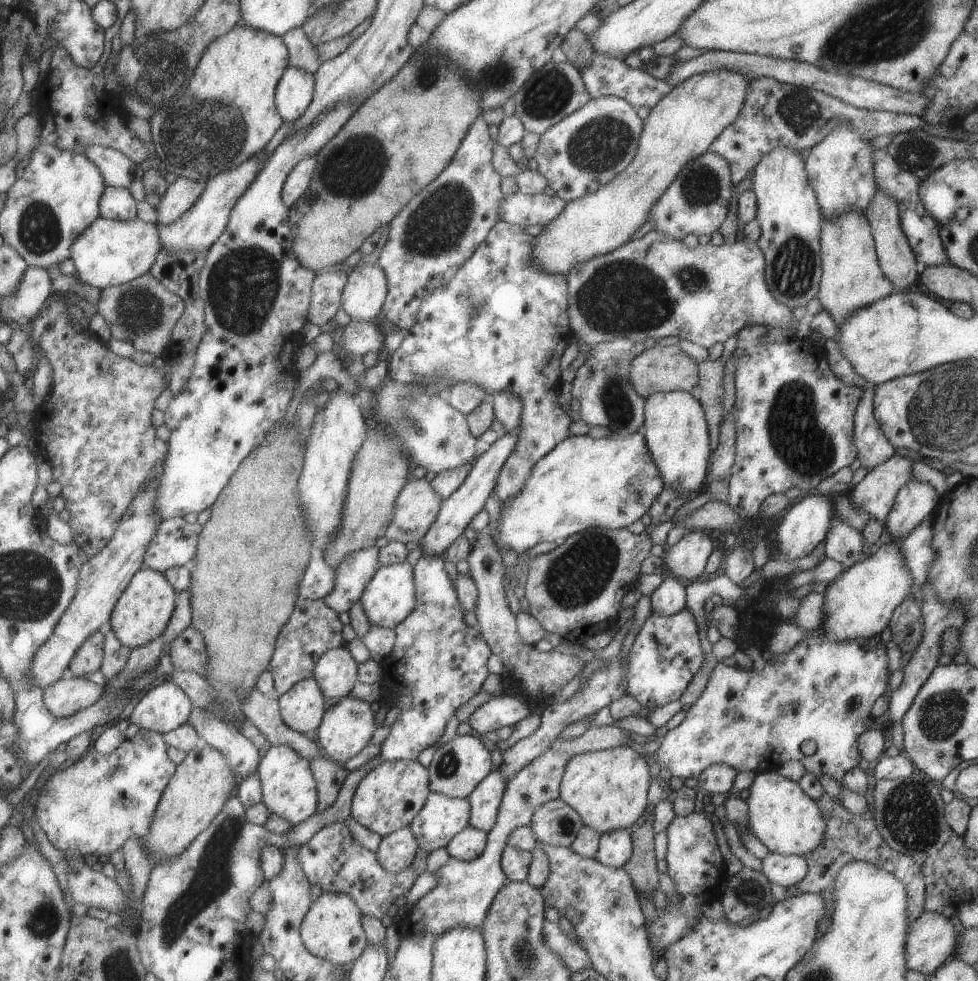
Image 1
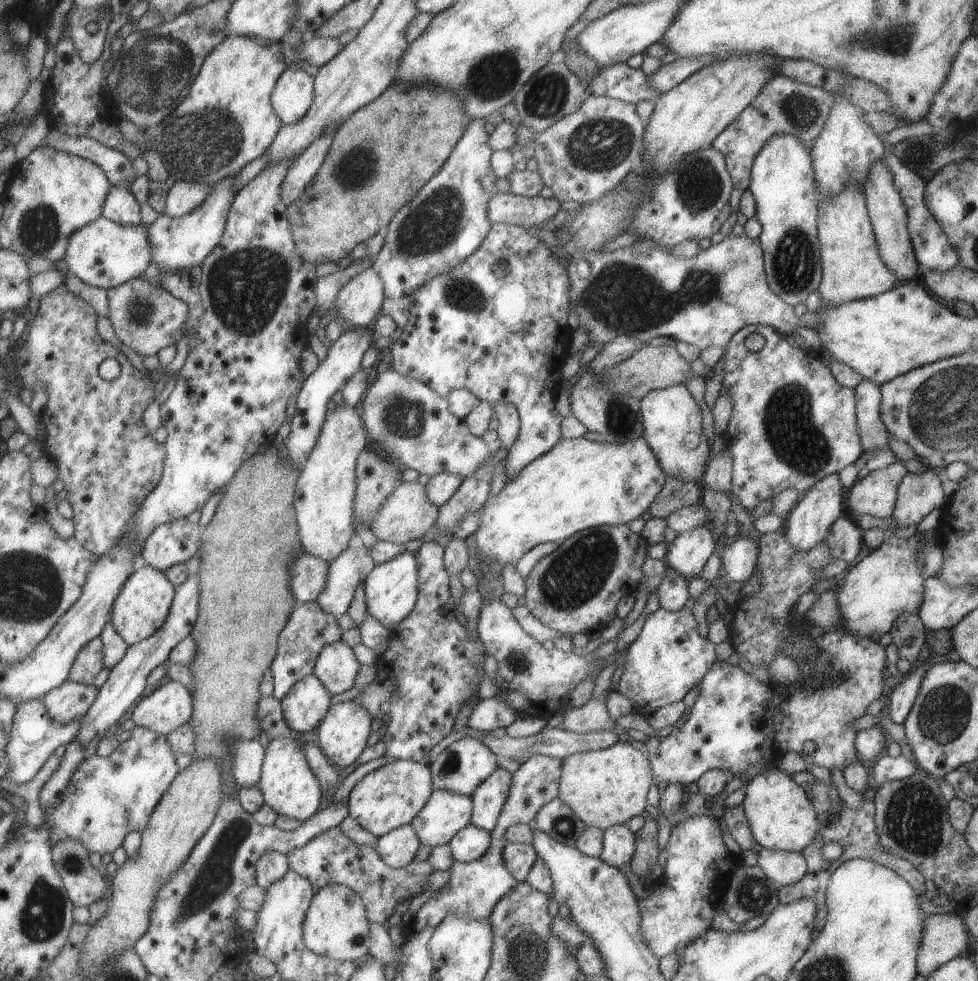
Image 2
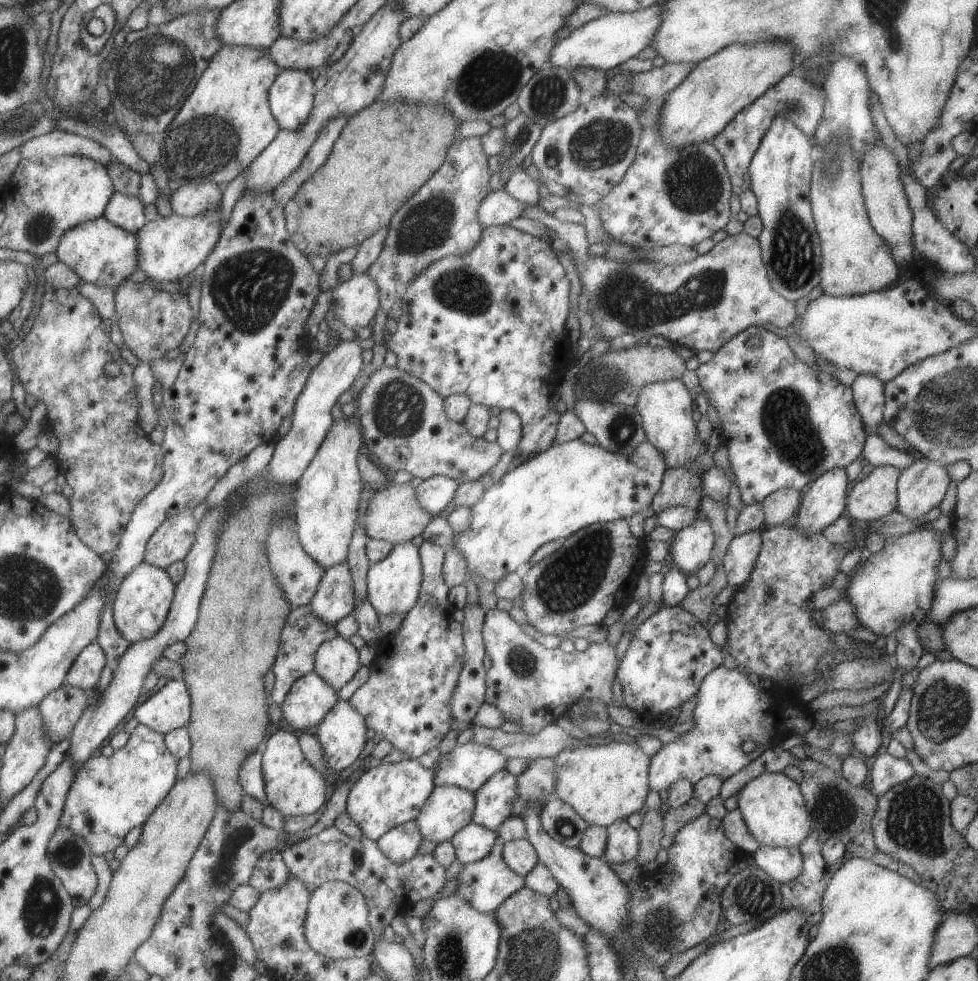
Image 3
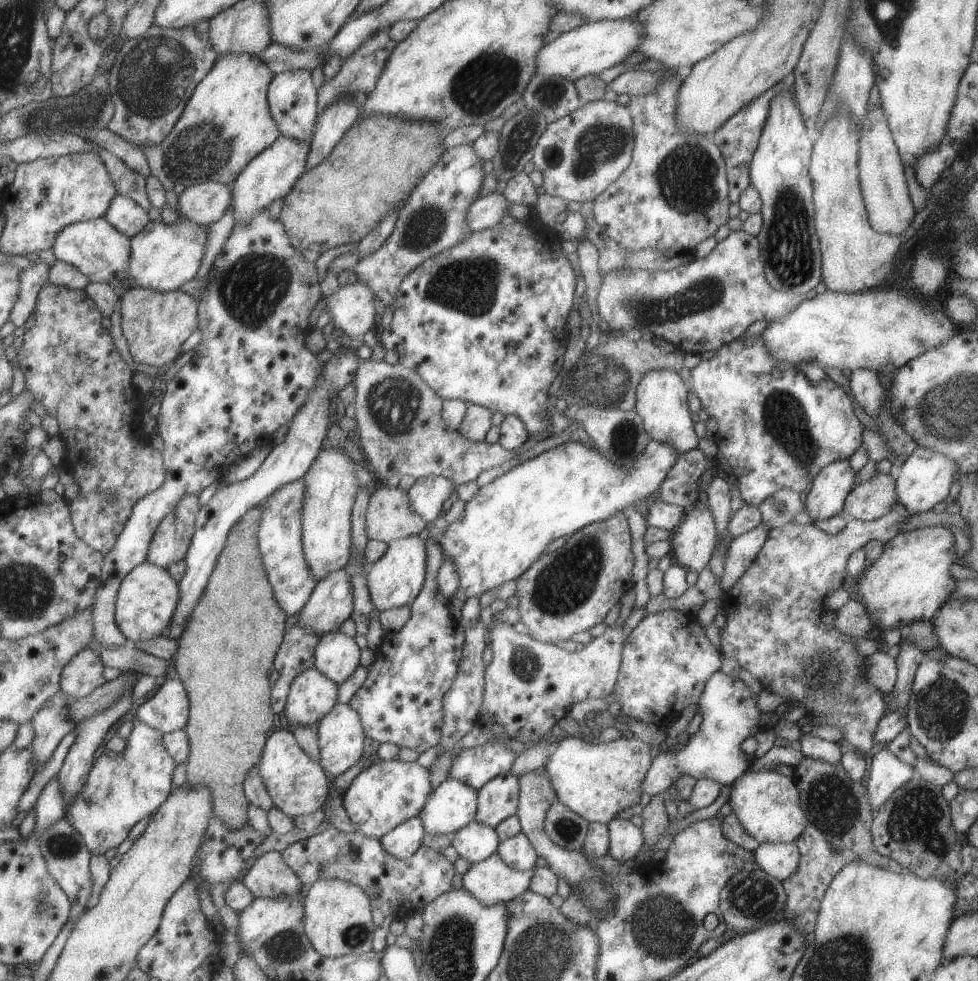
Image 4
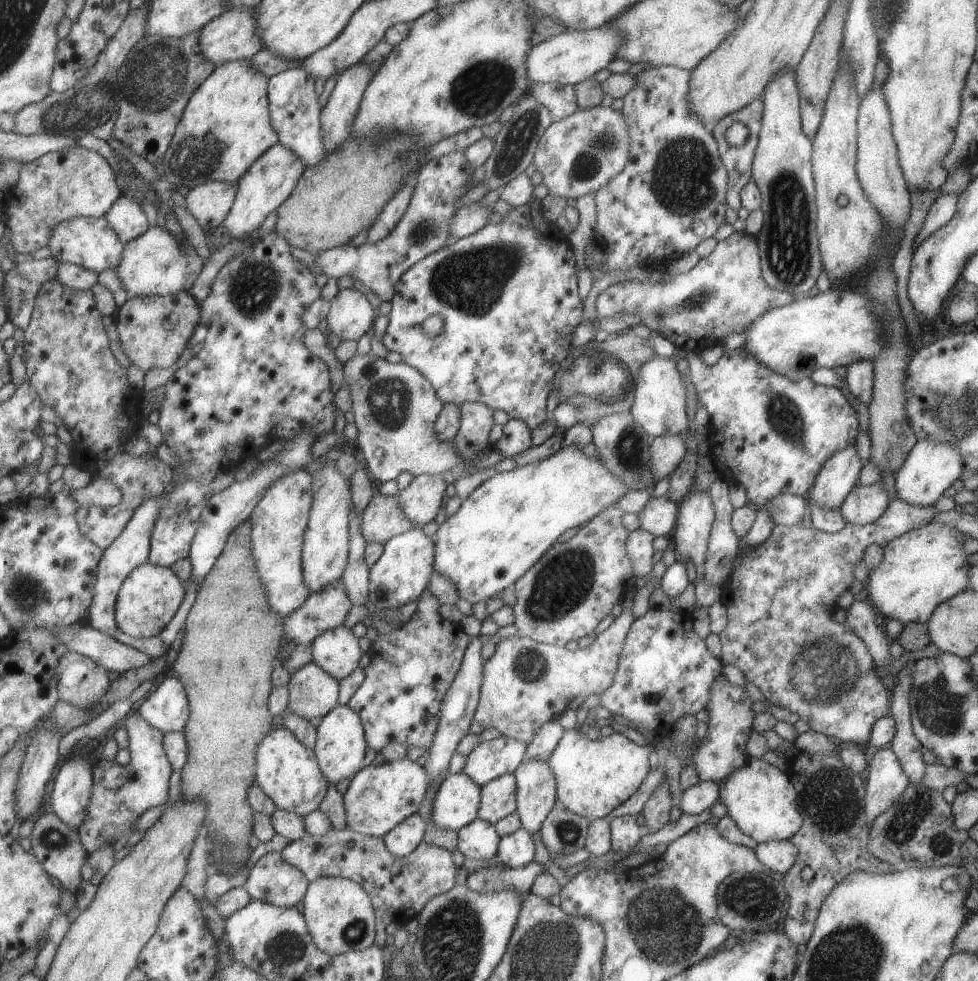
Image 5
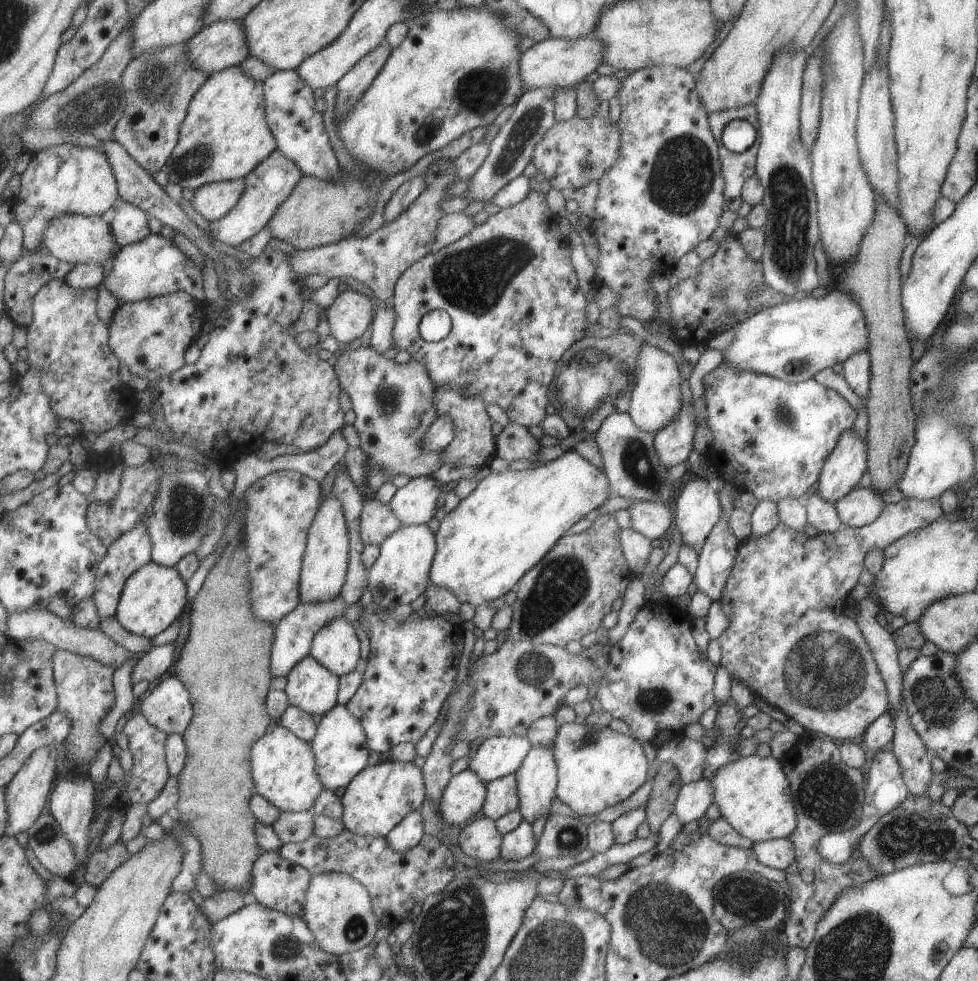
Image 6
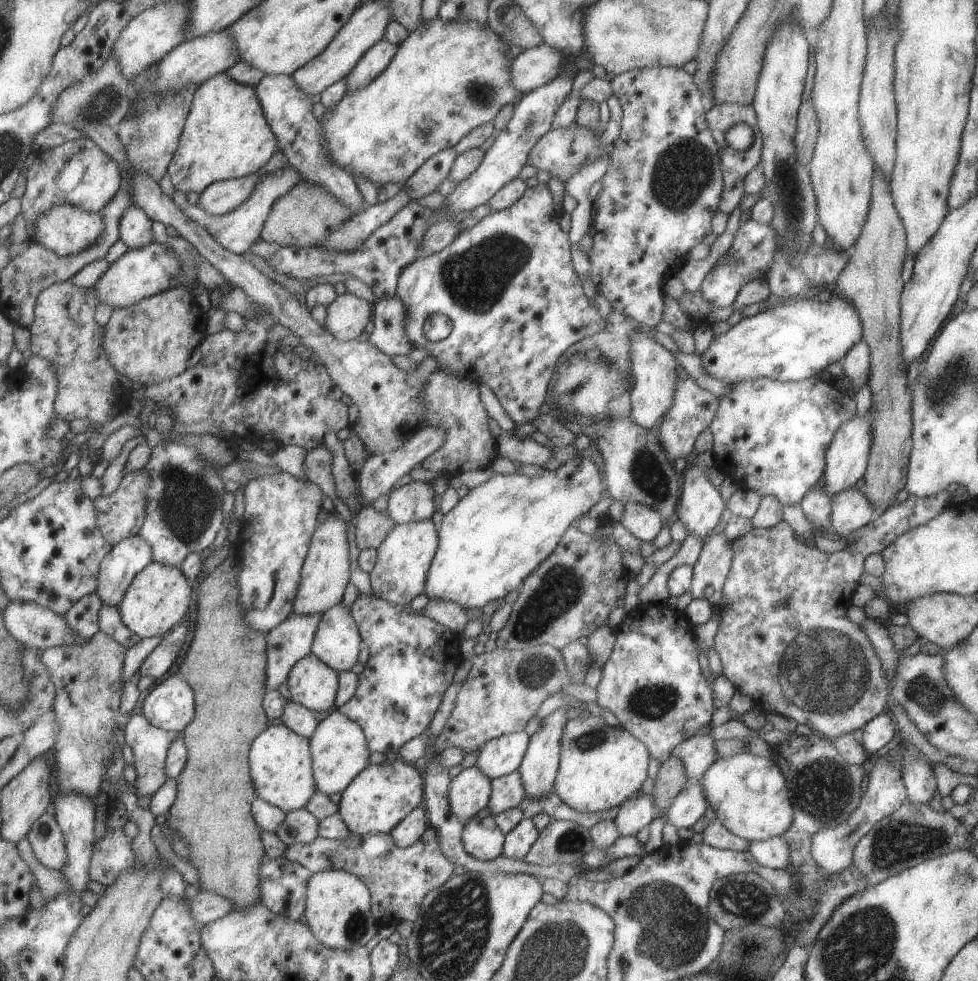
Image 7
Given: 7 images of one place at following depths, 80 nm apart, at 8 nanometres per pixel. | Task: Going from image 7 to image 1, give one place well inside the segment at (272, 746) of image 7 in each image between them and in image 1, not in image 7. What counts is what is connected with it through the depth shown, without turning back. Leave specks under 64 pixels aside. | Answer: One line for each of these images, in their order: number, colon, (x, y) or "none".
1: (288, 788)
2: (288, 786)
3: (292, 786)
4: (296, 785)
5: (287, 772)
6: (282, 767)

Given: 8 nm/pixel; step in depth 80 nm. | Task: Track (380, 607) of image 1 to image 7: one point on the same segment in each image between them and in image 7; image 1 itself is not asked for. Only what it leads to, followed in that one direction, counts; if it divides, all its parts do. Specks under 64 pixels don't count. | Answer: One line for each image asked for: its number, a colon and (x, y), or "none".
2: (390, 589)
3: (392, 585)
4: (394, 580)
5: (400, 574)
6: (400, 574)
7: (402, 559)

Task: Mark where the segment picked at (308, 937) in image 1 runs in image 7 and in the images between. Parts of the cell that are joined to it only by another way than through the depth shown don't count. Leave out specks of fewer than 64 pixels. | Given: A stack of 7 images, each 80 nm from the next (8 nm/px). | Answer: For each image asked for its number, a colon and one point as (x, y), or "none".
2: (334, 925)
3: (336, 925)
4: (338, 921)
5: (339, 917)
6: (337, 911)
7: (337, 909)

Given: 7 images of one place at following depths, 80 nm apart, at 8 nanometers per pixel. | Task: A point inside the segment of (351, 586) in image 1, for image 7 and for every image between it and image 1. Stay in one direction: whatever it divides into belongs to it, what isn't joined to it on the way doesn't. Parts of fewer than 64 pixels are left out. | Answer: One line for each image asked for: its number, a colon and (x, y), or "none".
2: (351, 567)
3: (334, 598)
4: (329, 604)
5: (325, 609)
6: (292, 635)
7: (291, 640)

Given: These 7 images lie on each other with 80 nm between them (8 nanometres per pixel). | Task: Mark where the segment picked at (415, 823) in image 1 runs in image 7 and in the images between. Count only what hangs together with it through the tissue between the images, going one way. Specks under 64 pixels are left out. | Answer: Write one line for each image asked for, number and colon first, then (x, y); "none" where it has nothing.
2: (444, 813)
3: (447, 809)
4: (452, 804)
5: (456, 800)
6: (464, 795)
7: (469, 792)

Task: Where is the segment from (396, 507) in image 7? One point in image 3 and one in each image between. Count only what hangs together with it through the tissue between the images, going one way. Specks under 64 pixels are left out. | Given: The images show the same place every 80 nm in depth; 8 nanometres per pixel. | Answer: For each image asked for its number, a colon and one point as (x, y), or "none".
3: (434, 493)
4: (426, 496)
5: (420, 501)
6: (415, 503)

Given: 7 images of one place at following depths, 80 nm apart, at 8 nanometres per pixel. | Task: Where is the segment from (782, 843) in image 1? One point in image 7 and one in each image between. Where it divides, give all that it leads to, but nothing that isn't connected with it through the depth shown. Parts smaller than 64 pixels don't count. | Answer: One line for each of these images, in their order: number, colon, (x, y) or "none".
2: (781, 817)
3: (772, 806)
4: (766, 803)
5: (760, 798)
6: (752, 795)
7: (747, 793)

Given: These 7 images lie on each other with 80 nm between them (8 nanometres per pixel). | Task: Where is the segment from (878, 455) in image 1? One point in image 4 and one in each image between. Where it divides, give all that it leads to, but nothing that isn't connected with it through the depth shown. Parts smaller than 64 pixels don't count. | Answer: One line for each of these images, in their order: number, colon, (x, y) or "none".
2: (872, 434)
3: (867, 390)
4: (865, 385)

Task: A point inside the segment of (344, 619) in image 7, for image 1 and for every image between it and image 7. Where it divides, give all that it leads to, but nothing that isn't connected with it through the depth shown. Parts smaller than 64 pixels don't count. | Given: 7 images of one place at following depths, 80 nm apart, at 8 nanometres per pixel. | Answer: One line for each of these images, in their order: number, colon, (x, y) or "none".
1: (334, 671)
2: (335, 667)
3: (336, 661)
4: (336, 655)
5: (336, 651)
6: (335, 646)

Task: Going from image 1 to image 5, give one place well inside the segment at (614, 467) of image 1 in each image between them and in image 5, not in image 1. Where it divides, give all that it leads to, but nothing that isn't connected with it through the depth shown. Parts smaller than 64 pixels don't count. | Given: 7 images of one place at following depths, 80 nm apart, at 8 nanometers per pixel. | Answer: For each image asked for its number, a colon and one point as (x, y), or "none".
2: (577, 484)
3: (574, 484)
4: (506, 525)
5: (503, 526)

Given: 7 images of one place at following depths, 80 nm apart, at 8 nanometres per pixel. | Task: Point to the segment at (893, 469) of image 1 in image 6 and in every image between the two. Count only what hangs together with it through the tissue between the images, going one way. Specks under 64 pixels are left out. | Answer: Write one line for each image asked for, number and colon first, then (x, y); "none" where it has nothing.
2: (874, 495)
3: (874, 496)
4: (867, 500)
5: (863, 504)
6: (859, 507)

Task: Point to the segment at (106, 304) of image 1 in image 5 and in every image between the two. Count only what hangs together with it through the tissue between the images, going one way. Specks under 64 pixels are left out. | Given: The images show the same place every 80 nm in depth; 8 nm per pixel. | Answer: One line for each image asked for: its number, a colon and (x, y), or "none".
2: (145, 317)
3: (151, 321)
4: (155, 323)
5: (153, 329)

